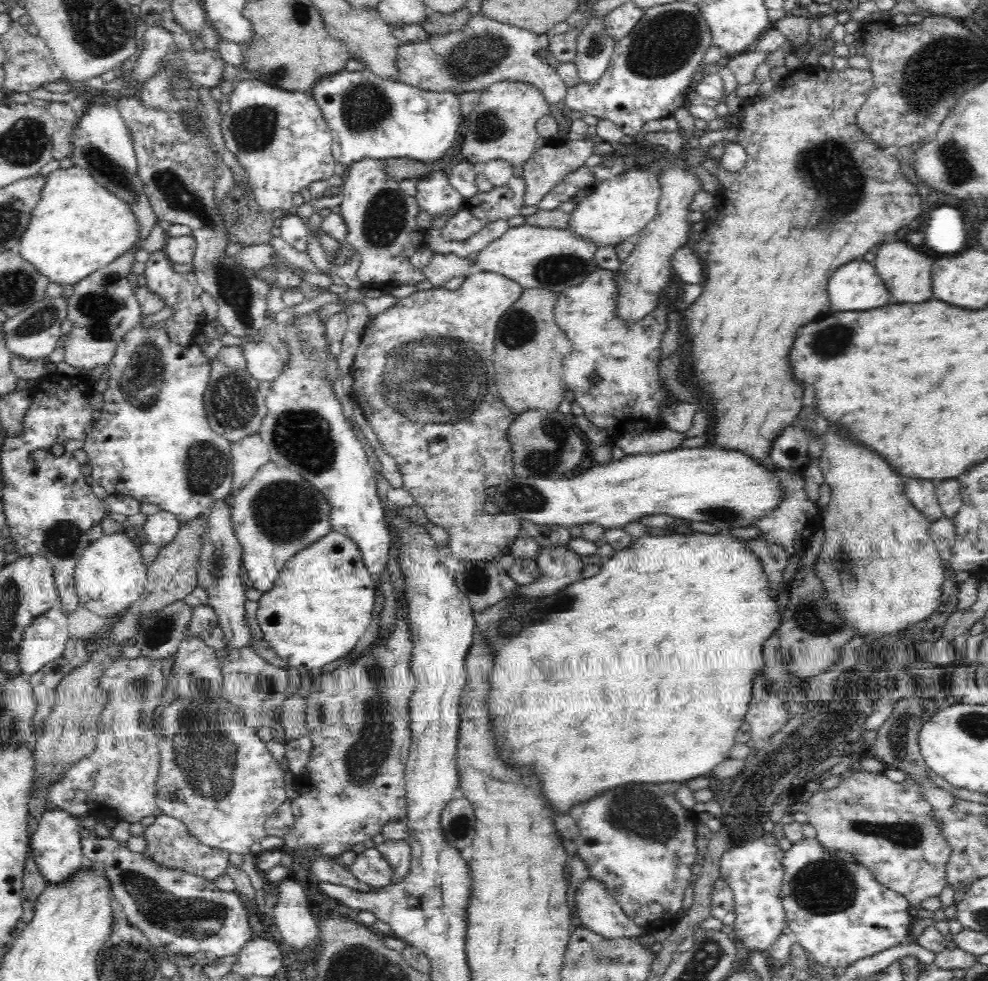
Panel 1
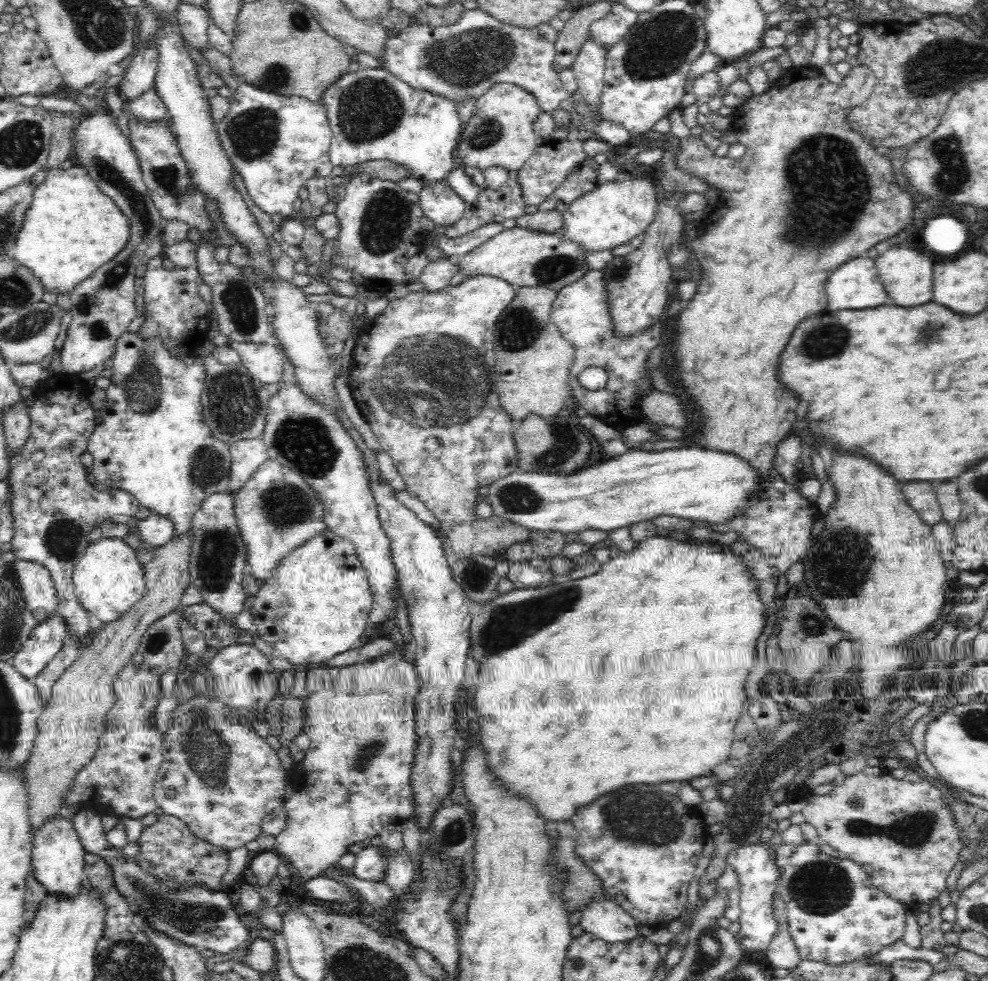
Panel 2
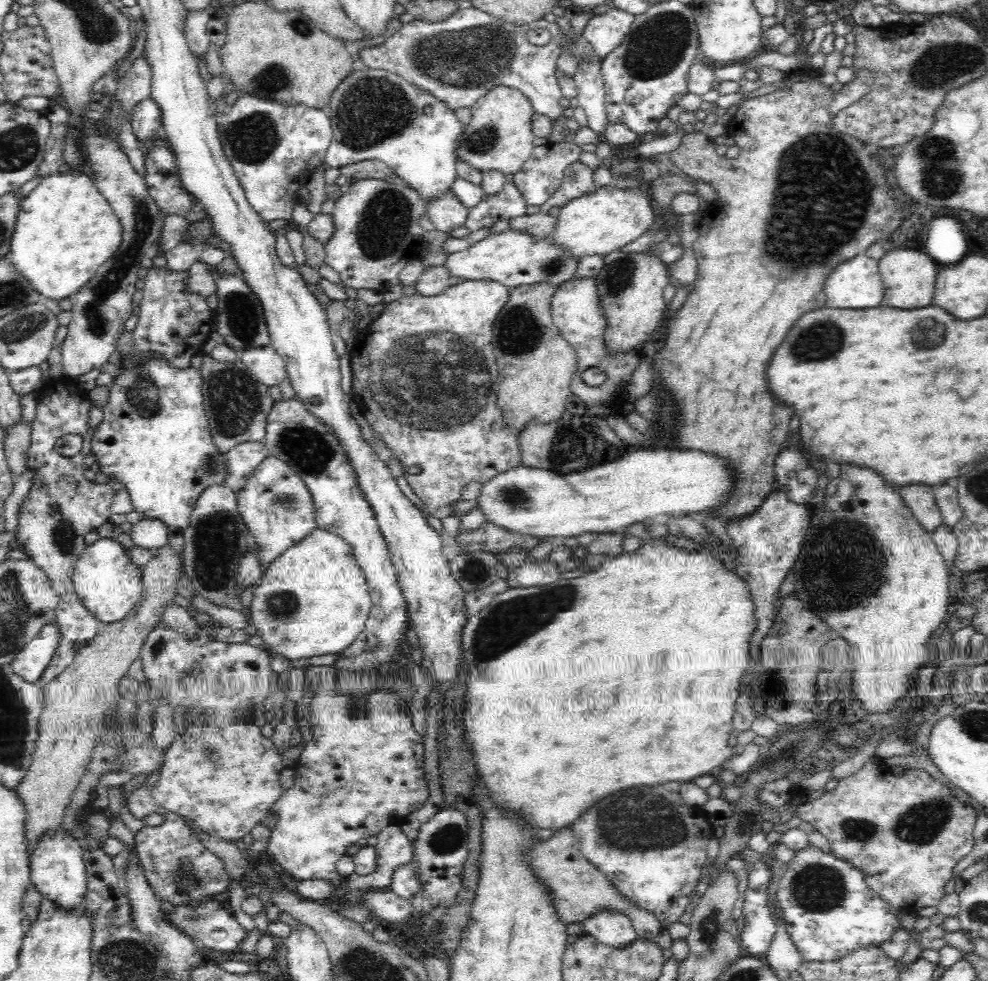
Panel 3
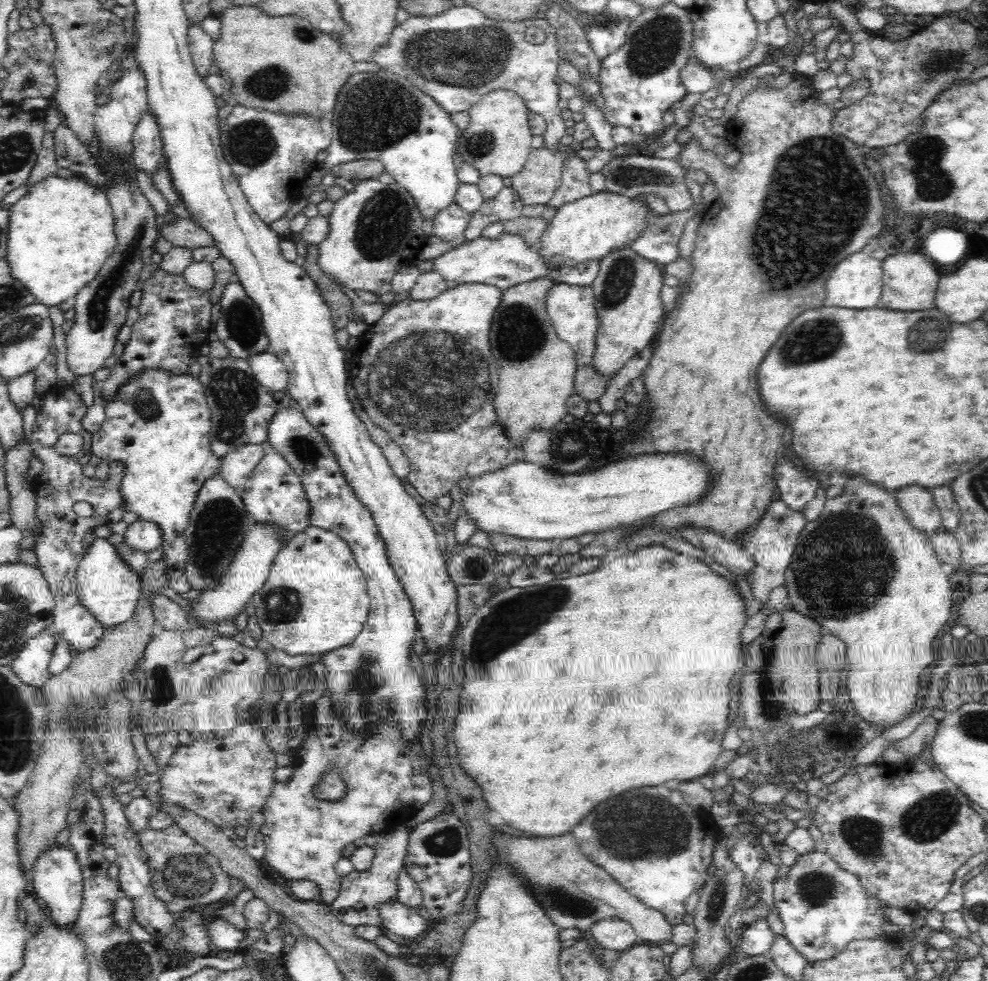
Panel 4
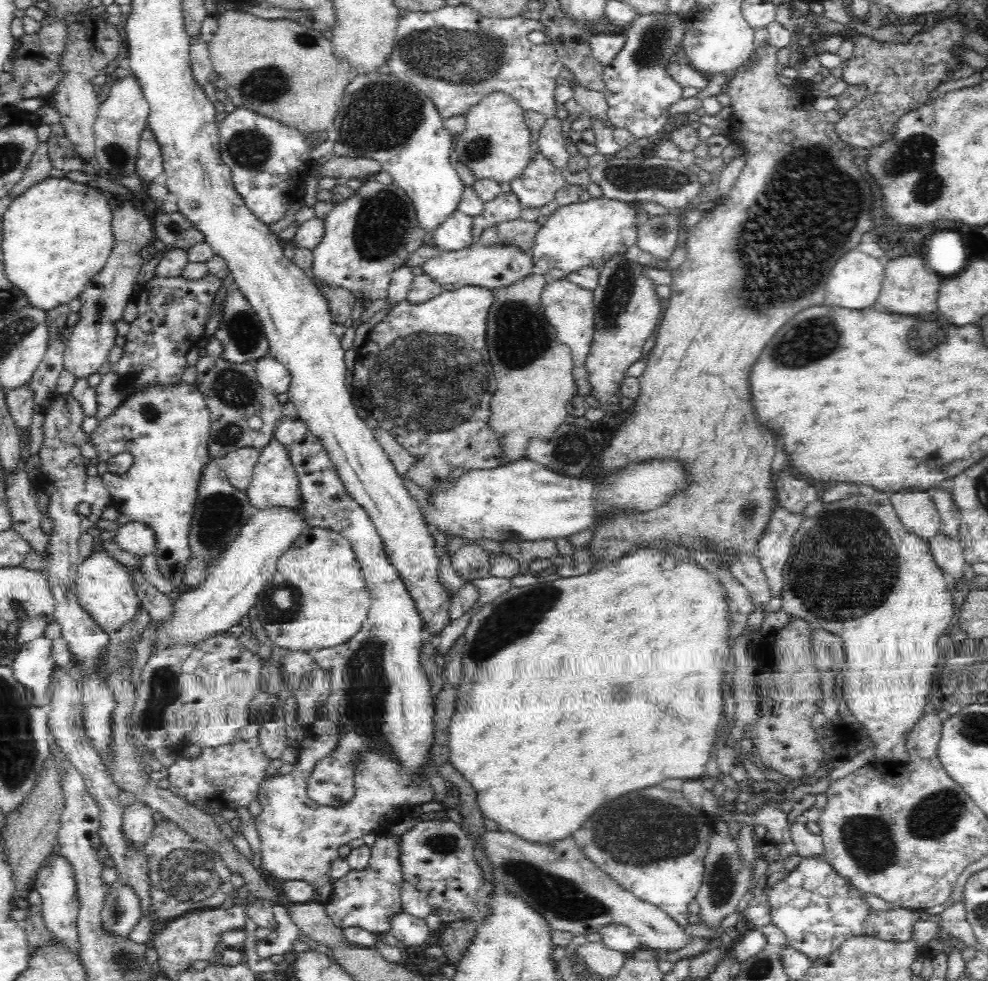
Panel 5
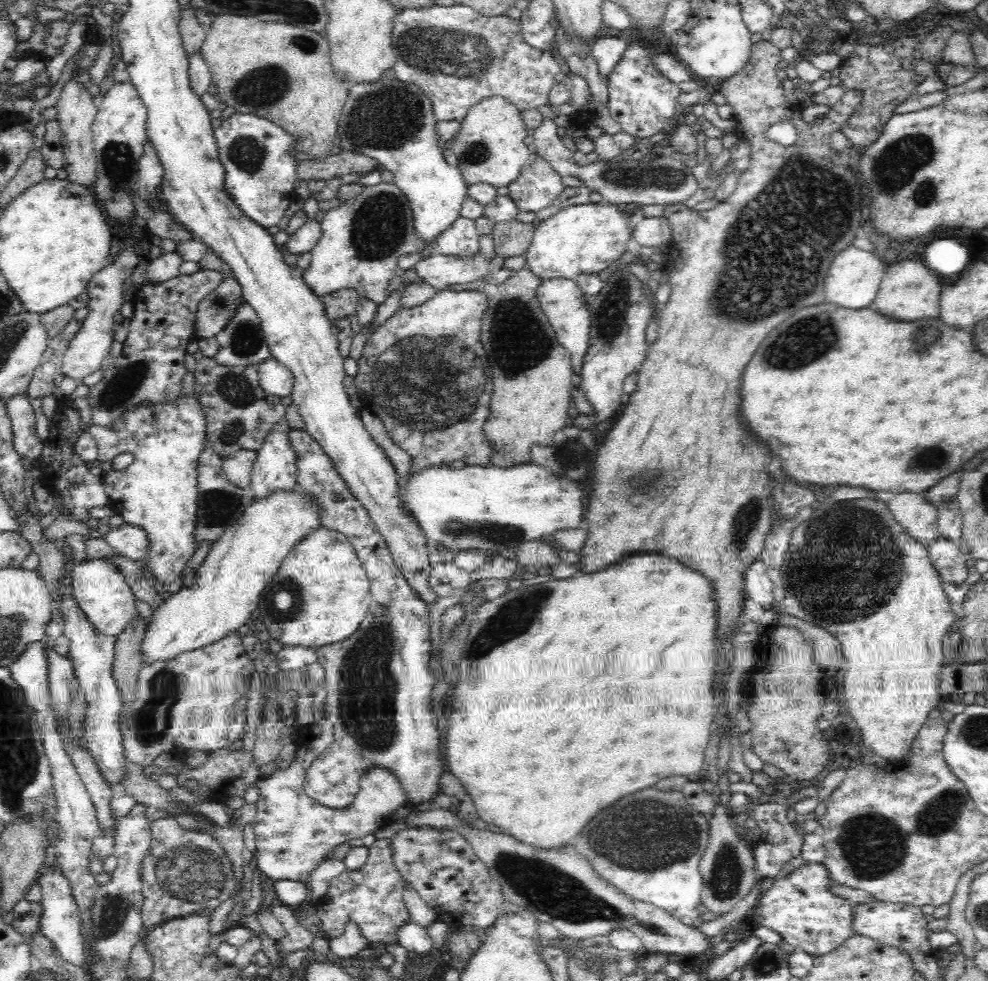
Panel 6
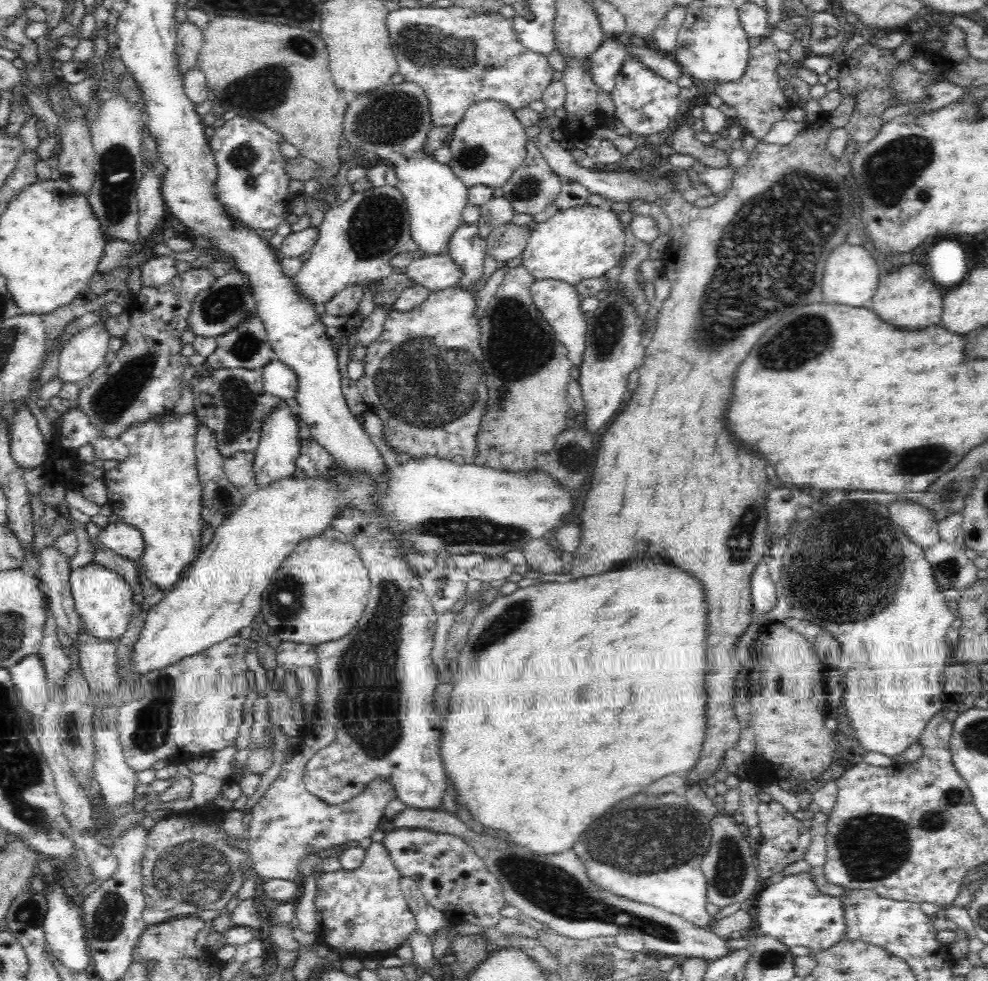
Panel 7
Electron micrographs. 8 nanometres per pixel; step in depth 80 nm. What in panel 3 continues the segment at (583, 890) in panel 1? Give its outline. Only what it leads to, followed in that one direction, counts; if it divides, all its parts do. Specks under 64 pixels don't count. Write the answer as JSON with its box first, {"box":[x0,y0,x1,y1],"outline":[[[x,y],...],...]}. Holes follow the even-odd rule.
{"box":[582,911,638,950],"outline":[[[601,911],[597,916],[592,916],[592,918],[584,920],[582,924],[584,926],[583,934],[591,935],[594,939],[598,940],[600,944],[608,946],[614,950],[624,949],[626,946],[638,940],[632,921],[619,912]]]}

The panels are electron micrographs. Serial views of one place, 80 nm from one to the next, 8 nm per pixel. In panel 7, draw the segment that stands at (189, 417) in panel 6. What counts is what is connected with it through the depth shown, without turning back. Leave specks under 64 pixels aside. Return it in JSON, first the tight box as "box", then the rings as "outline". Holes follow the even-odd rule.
{"box":[56,404,202,592],"outline":[[[76,404],[62,413],[56,422],[58,444],[72,452],[82,444],[94,448],[96,460],[116,460],[124,472],[124,481],[105,481],[107,504],[120,522],[140,531],[144,541],[140,575],[145,576],[160,590],[168,592],[180,581],[180,574],[200,556],[202,550],[202,485],[198,478],[194,435],[197,419],[193,413],[176,417],[173,413],[154,416],[144,424],[128,428],[114,440],[101,438],[89,424]]]}

